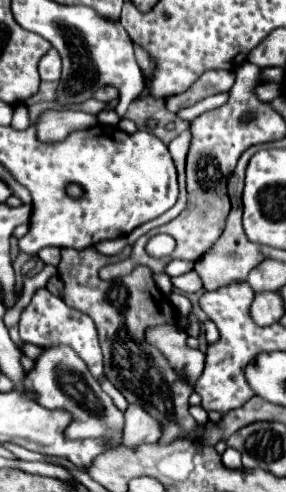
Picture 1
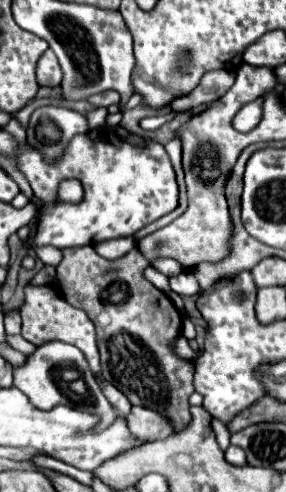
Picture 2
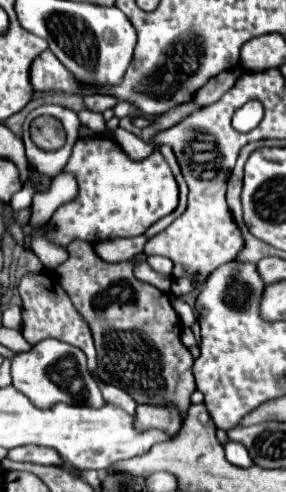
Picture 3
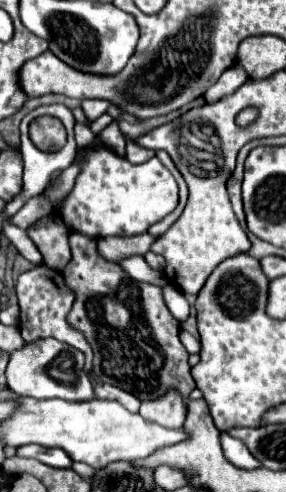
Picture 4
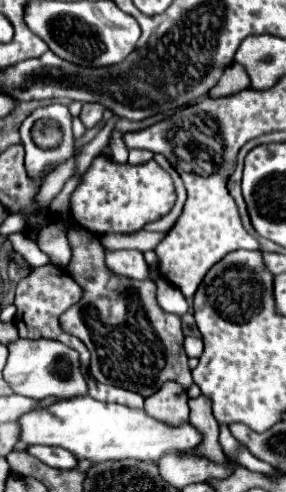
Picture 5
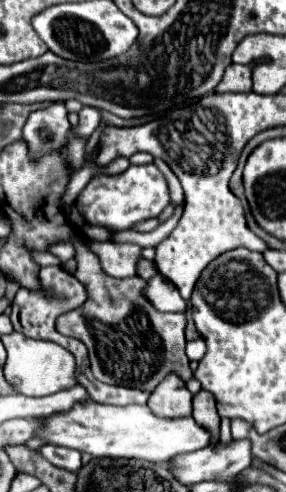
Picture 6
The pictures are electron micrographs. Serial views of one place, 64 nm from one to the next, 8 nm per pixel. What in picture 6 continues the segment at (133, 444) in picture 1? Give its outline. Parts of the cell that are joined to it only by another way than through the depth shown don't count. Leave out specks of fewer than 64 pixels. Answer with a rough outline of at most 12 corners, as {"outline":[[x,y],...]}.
{"outline":[[166,376],[148,398],[160,418],[192,414],[192,394]]}

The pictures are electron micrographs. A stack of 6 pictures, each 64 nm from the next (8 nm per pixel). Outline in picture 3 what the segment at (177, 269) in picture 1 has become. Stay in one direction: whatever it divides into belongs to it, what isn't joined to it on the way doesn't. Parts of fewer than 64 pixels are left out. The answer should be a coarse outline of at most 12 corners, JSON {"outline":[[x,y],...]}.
{"outline":[[148,256],[148,262],[156,272],[170,276],[174,268],[170,258]]}

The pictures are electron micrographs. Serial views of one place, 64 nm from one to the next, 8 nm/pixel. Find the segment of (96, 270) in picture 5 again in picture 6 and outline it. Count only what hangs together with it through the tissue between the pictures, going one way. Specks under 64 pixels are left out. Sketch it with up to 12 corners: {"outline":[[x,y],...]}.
{"outline":[[72,238],[88,300],[56,320],[98,382],[152,392],[188,382],[184,314],[146,280],[112,278]]}

